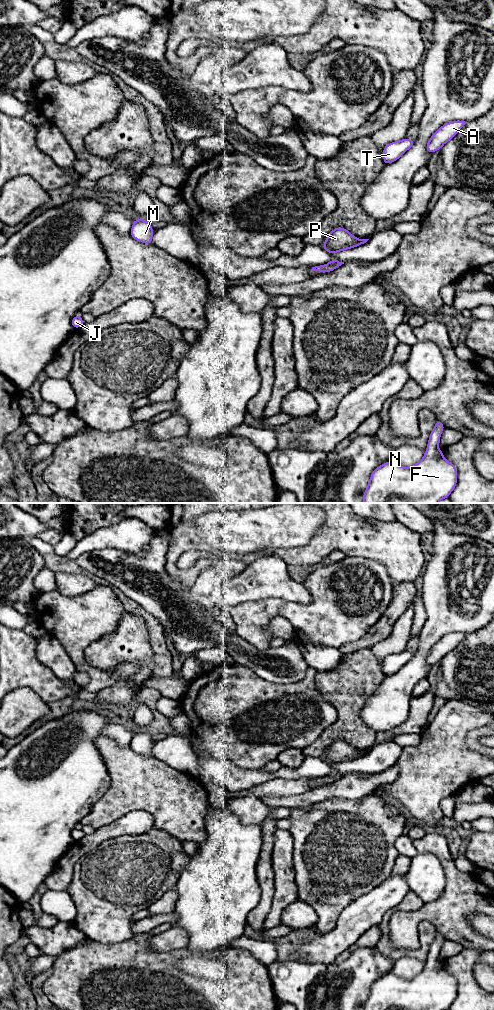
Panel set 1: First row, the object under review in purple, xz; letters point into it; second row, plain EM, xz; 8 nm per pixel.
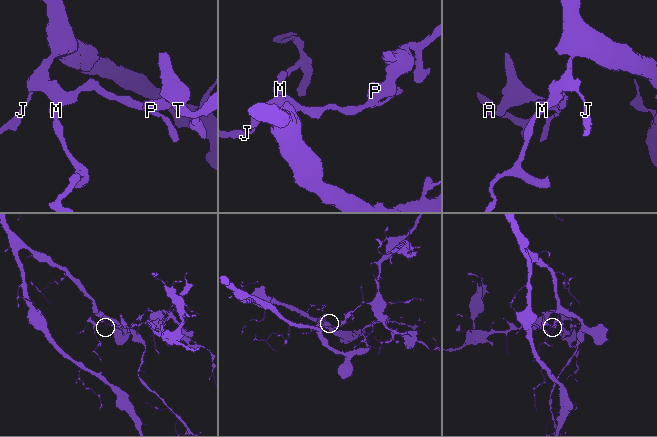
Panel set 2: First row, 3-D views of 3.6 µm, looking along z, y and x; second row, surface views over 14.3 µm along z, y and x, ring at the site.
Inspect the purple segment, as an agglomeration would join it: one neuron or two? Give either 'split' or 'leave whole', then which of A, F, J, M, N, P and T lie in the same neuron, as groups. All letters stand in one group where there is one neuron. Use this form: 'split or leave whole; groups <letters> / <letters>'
split; groups A P T / F J M N

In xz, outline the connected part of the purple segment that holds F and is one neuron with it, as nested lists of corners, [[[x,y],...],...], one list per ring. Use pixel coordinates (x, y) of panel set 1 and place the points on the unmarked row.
[[[437,932],[430,945],[423,970],[412,979],[403,979],[392,972],[375,980],[363,1010],[448,1010],[457,996],[457,981],[438,961],[444,936]]]

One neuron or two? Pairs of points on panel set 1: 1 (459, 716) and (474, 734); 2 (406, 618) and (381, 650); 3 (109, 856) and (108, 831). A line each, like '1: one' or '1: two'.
1: two
2: one
3: two

